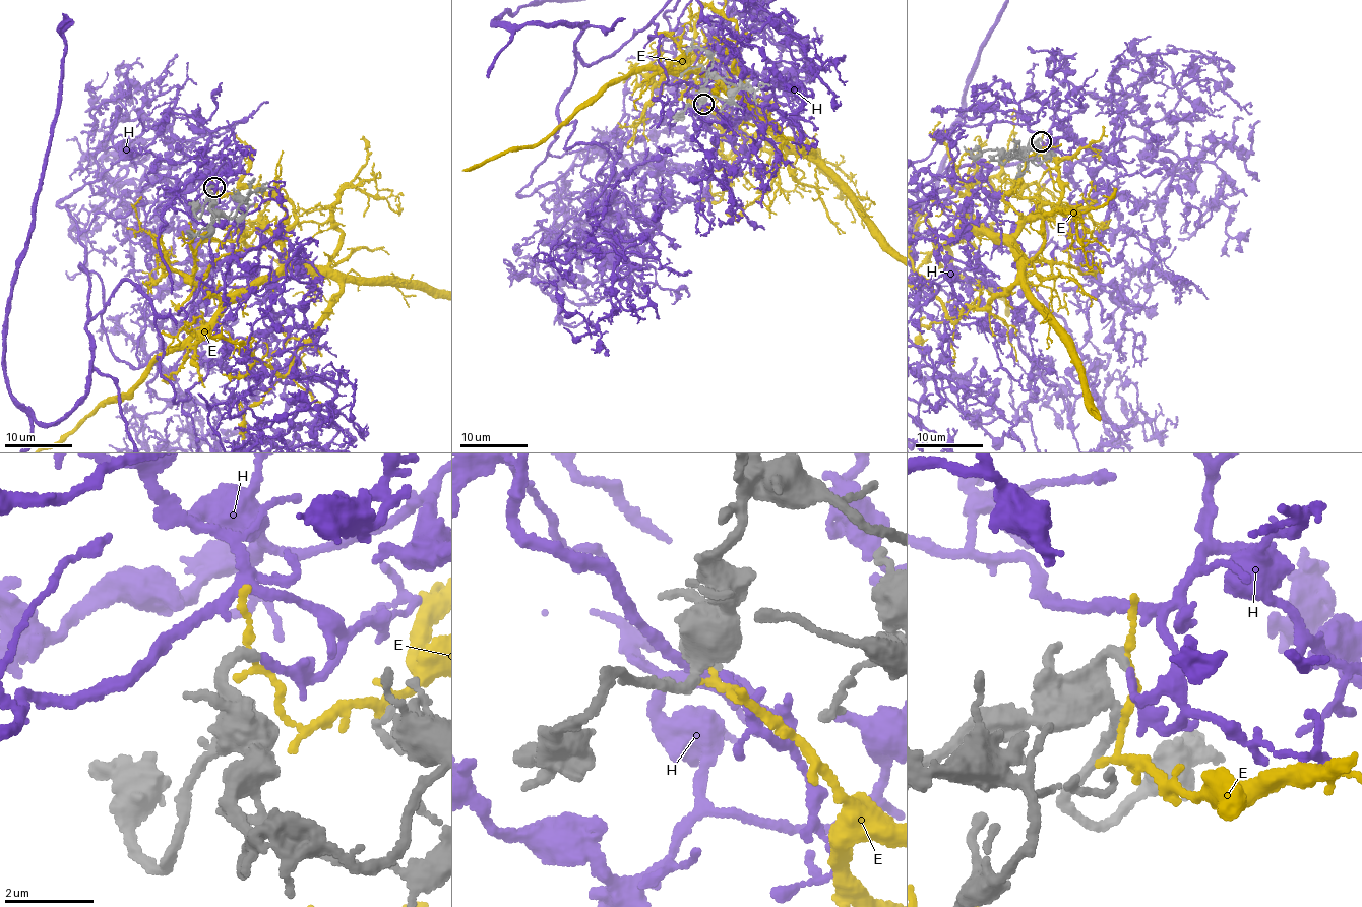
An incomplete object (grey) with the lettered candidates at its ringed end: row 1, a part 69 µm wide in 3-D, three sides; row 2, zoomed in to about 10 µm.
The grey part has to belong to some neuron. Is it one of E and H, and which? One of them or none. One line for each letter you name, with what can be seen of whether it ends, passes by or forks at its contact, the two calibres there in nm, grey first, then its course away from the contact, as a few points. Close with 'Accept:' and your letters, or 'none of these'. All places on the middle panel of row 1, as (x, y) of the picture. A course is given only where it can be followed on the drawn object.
H: it passes by; 220 nm thick on the grey side, 120 nm on the other
Accept: H

